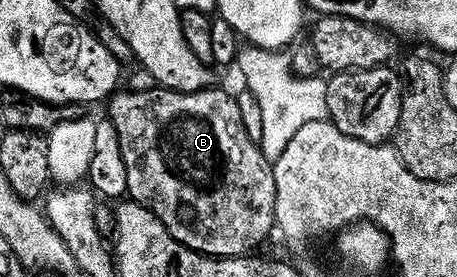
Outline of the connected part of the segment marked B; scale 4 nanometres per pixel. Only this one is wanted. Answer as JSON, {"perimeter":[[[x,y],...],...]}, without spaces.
{"perimeter":[[[153,88],[154,90],[122,90],[110,95],[108,105],[110,114],[108,120],[116,128],[116,136],[120,136],[120,153],[124,156],[124,168],[128,172],[126,194],[133,201],[138,202],[148,212],[152,212],[164,224],[164,228],[180,244],[202,254],[210,254],[214,258],[240,258],[249,255],[266,237],[270,230],[275,229],[274,205],[276,204],[276,180],[271,162],[262,155],[259,143],[252,141],[248,132],[244,132],[244,120],[240,120],[240,108],[237,97],[233,93],[225,94],[222,90],[207,88],[205,90],[168,90]]]}

